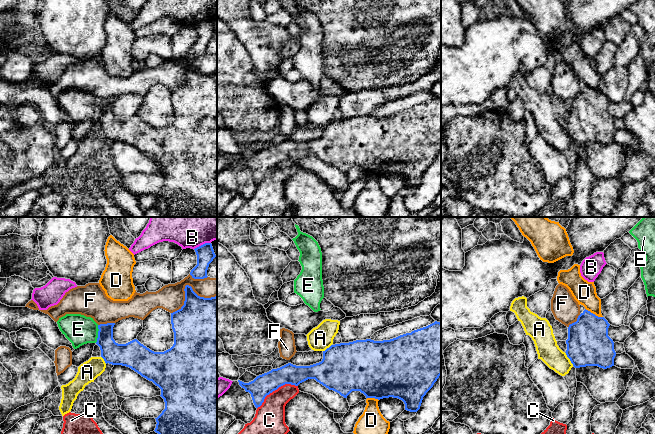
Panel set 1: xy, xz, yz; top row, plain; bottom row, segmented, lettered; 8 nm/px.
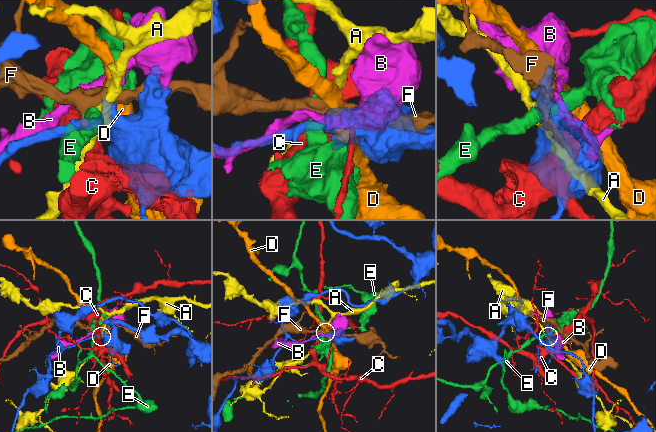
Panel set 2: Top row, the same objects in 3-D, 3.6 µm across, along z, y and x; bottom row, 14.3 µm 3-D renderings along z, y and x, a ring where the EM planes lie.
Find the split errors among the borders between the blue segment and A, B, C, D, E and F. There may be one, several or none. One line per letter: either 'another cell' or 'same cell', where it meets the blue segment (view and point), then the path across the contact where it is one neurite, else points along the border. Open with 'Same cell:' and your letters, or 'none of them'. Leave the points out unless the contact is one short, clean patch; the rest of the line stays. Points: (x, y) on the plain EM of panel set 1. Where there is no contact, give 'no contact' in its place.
Same cell: none of them
A: another cell; contact yz (569, 134)
B: another cell; contact xy (203, 20)
C: another cell; contact xz (275, 165)
D: another cell; contact yz (594, 90)
E: another cell; contact xy (98, 110); border xy (98, 101), (98, 113), (95, 118)
F: another cell; contact xy (186, 61)

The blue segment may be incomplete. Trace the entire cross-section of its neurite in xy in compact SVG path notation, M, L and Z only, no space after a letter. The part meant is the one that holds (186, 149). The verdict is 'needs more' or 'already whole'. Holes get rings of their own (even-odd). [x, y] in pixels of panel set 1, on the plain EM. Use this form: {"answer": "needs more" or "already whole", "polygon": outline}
{"answer": "already whole", "polygon": "M185 62L184 81L171 89L174 108L173 122L164 128L154 128L134 115L126 120L118 120L113 115L115 99L98 101L96 120L100 123L105 139L131 144L142 153L152 157L161 165L165 185L155 194L156 204L162 217L217 217L217 72L204 74L198 72L191 62Z"}

